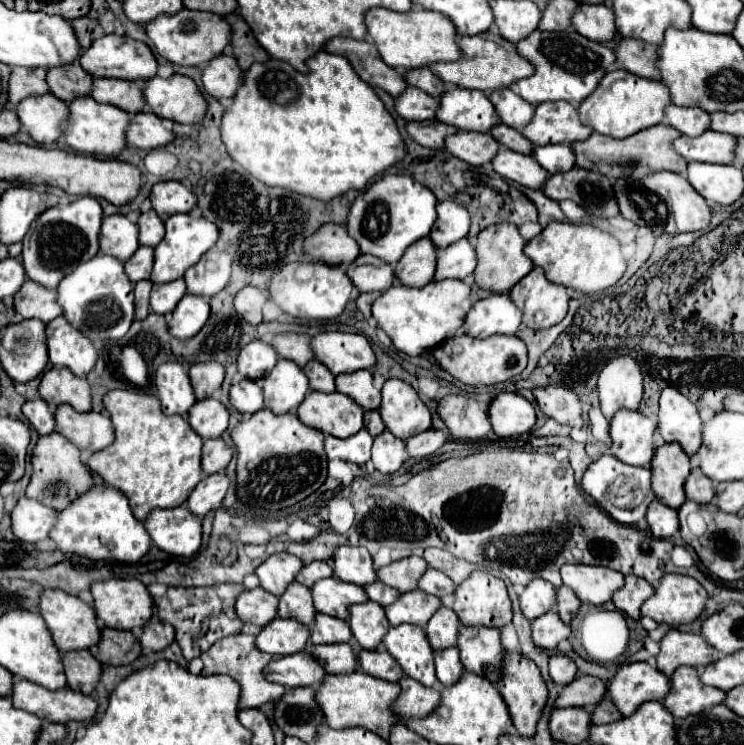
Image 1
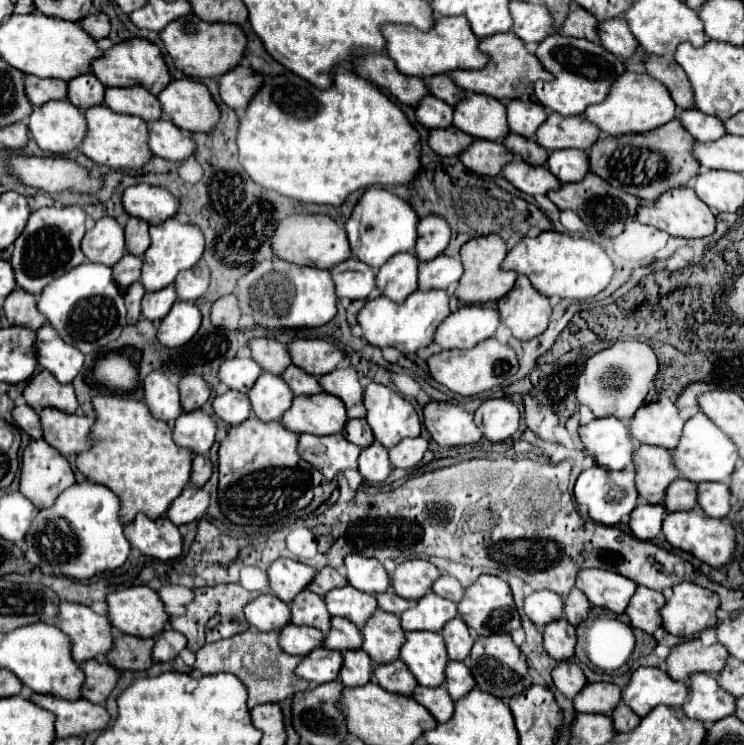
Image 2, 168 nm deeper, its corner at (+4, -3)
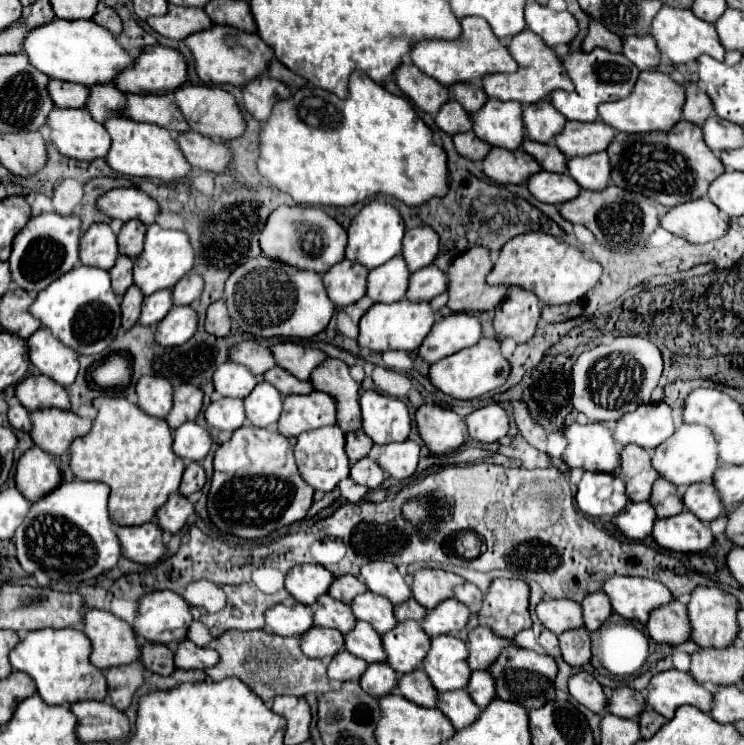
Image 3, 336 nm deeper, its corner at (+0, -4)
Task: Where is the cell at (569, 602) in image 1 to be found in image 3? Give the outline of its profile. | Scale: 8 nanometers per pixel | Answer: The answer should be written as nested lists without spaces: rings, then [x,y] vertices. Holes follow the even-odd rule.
[[[595,592],[589,594],[583,602],[583,618],[585,618],[585,628],[587,630],[597,630],[603,622],[609,620],[609,616],[613,614],[609,596],[605,596],[605,592]]]

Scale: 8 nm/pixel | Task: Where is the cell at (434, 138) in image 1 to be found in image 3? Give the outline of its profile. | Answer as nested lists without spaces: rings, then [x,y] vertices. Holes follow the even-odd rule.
[[[475,132],[457,134],[457,136],[453,136],[453,142],[455,142],[455,148],[461,156],[465,156],[469,160],[475,160],[475,162],[481,162],[489,154],[489,150],[493,148],[491,144],[485,144],[483,140],[479,140],[475,136]]]

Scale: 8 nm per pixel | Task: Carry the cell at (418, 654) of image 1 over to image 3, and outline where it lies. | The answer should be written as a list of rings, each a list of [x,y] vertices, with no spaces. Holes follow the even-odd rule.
[[[443,634],[431,640],[431,650],[423,660],[423,670],[429,674],[437,692],[465,690],[473,672],[467,658],[467,644],[451,634]]]

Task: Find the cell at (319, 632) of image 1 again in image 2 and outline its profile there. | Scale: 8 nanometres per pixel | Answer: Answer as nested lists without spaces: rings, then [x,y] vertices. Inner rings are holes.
[[[333,617],[331,631],[323,639],[323,647],[337,649],[337,651],[359,649],[361,647],[361,631],[359,631],[359,627],[349,623],[349,619]]]

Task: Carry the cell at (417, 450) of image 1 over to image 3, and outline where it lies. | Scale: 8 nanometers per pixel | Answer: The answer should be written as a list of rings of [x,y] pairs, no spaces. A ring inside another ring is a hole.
[[[413,440],[405,442],[391,442],[381,446],[383,452],[377,456],[377,464],[387,472],[387,476],[395,480],[405,480],[409,478],[419,460],[419,444]]]

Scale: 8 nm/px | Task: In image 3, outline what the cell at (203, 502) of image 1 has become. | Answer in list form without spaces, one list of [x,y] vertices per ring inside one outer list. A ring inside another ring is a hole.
[[[173,494],[169,496],[169,500],[155,512],[155,520],[157,520],[157,526],[163,528],[163,532],[169,532],[169,534],[175,534],[183,528],[185,520],[193,514],[193,504],[181,496],[181,494]]]

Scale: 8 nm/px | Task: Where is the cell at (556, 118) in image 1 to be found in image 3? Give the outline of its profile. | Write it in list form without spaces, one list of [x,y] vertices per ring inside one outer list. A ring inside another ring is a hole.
[[[597,120],[597,122],[567,122],[565,130],[555,138],[555,144],[565,156],[587,156],[603,152],[615,136],[615,130]]]

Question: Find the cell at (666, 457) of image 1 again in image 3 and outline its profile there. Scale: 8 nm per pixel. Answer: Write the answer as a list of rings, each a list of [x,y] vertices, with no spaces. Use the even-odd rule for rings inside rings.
[[[627,444],[621,450],[619,478],[623,478],[625,494],[631,502],[649,500],[651,486],[659,478],[657,472],[653,472],[653,466],[649,464],[649,454],[649,450],[637,444]]]

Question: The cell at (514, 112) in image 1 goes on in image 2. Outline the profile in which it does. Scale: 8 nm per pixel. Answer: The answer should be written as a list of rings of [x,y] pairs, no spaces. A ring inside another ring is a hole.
[[[509,99],[505,103],[507,107],[507,123],[509,123],[509,129],[517,135],[523,135],[523,137],[535,137],[535,131],[539,129],[539,125],[547,119],[547,111],[531,101],[531,99]]]

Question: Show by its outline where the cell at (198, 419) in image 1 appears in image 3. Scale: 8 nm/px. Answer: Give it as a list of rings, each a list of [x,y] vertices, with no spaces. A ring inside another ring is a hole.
[[[185,422],[175,430],[175,442],[173,452],[175,456],[183,458],[185,462],[199,462],[207,456],[211,448],[209,432],[199,426],[197,422]]]

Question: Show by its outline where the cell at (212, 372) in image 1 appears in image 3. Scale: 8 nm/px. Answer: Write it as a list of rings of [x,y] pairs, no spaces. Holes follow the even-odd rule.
[[[181,384],[173,392],[173,408],[167,414],[167,424],[171,430],[185,422],[193,422],[203,406],[203,392],[193,384]]]

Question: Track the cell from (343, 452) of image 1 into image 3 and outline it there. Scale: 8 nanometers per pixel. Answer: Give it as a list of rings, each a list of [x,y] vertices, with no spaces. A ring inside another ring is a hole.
[[[323,426],[299,434],[295,444],[295,460],[301,478],[321,492],[331,492],[343,478],[349,476],[349,458],[345,456],[345,434],[337,426]]]

